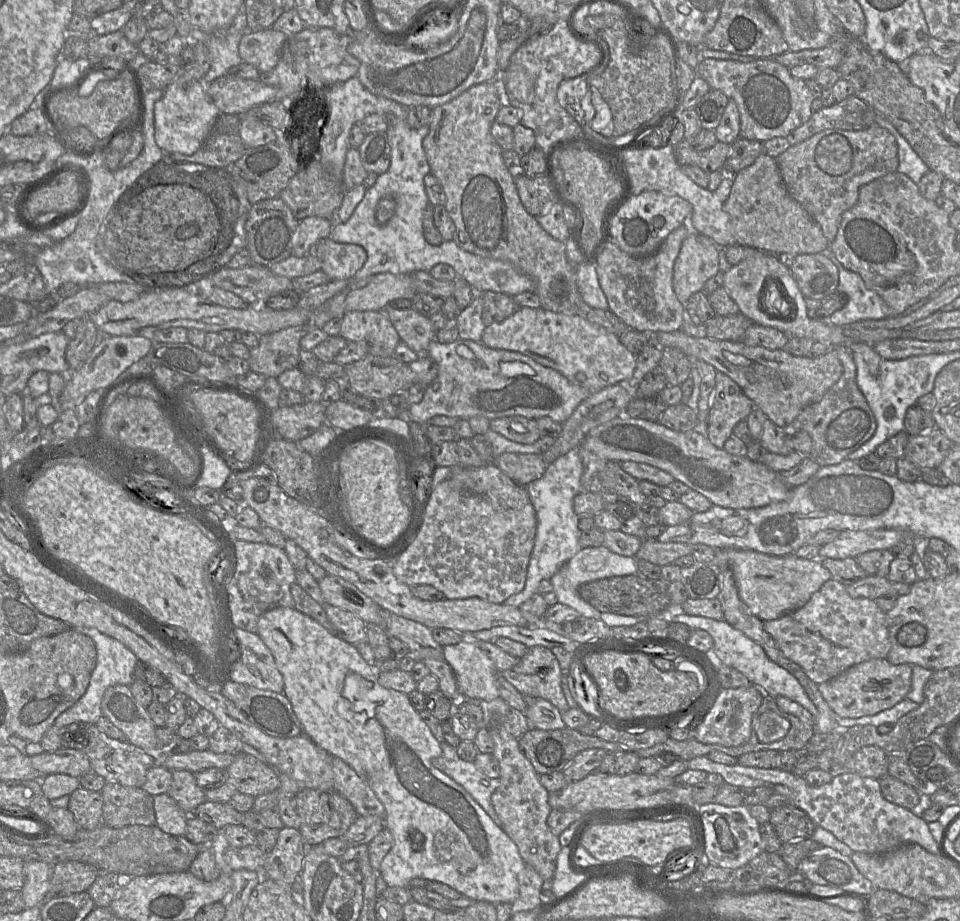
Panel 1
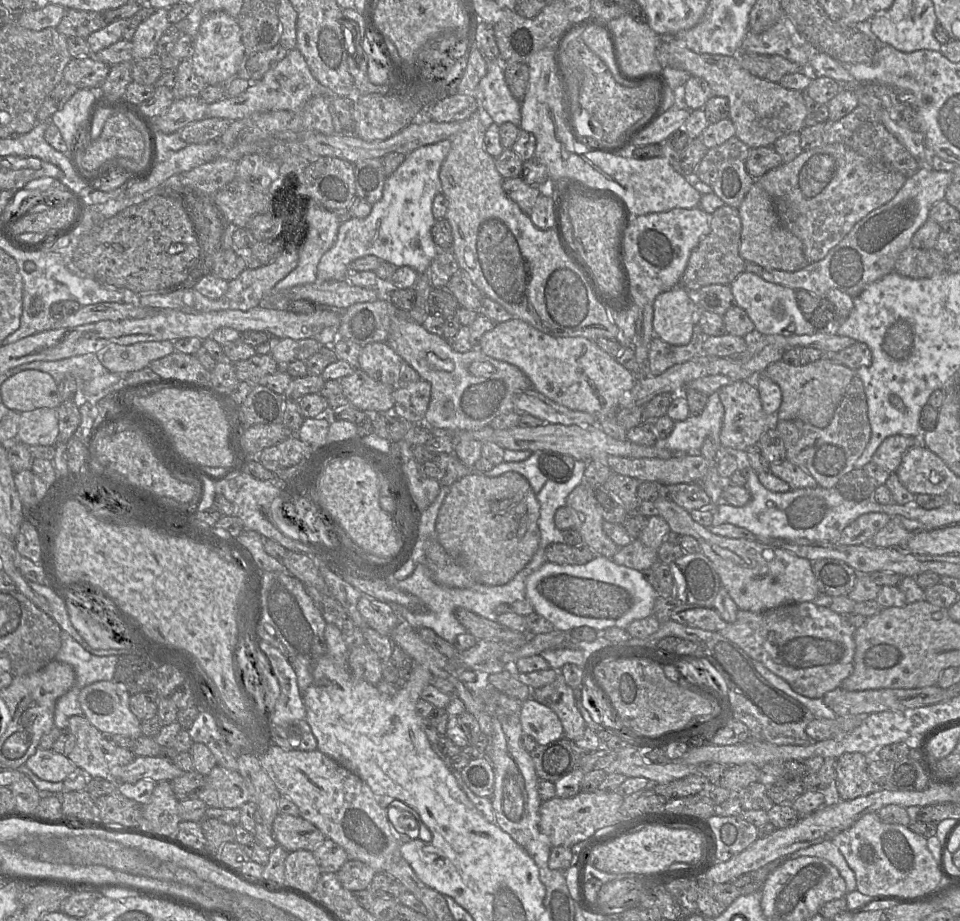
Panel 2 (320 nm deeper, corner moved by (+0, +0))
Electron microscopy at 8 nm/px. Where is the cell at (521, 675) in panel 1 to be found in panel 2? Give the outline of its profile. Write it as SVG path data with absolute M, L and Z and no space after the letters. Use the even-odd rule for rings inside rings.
M561 672L553 682L532 689L531 697L557 714L565 737L575 741L583 735L585 721L575 704L574 690L566 684Z

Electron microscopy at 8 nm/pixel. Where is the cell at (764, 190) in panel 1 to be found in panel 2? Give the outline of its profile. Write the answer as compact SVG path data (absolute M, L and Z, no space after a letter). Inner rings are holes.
M753 184L738 211L741 219L739 254L746 263L757 264L764 270L787 272L801 270L809 264L801 241L781 226L771 198L760 186Z

